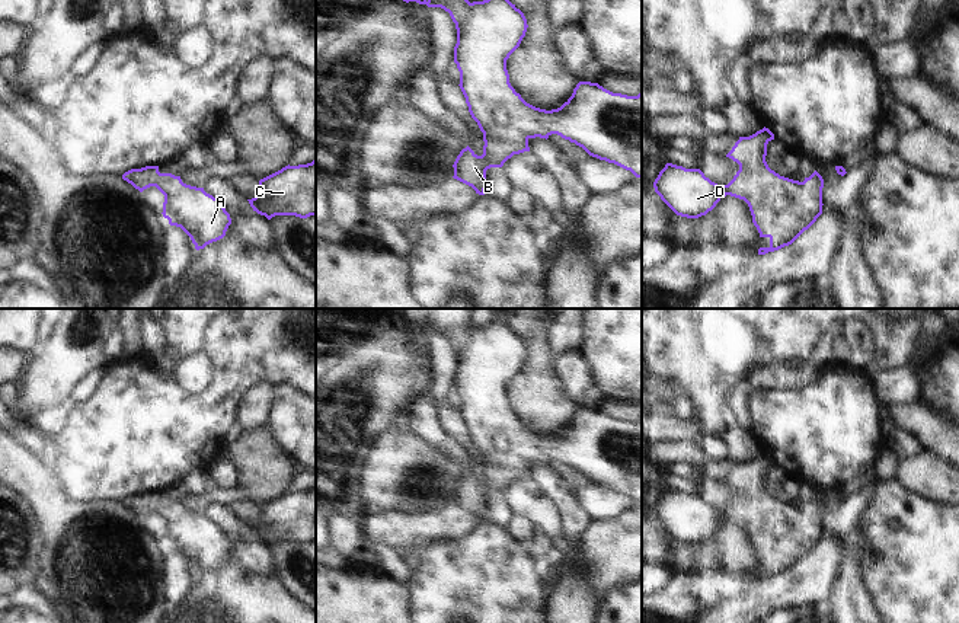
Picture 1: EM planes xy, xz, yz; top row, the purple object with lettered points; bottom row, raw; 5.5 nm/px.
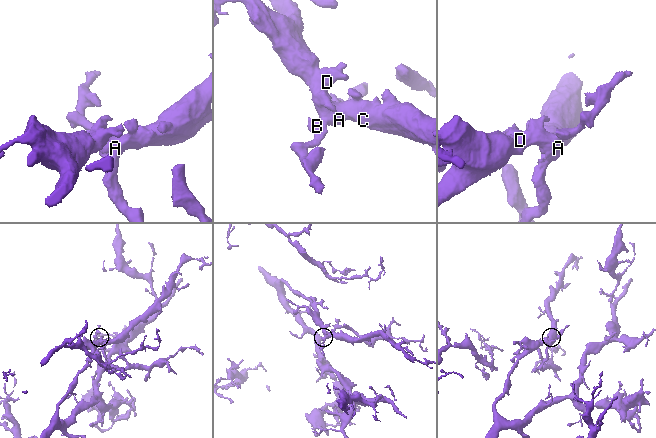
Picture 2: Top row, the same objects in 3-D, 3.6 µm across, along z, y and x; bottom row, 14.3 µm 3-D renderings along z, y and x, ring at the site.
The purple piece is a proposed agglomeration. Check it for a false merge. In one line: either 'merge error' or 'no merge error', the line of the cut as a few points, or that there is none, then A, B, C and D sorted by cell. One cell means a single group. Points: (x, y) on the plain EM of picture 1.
no merge error | no cut | A B C D

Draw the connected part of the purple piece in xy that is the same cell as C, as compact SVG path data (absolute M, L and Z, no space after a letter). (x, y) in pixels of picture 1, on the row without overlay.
M316 486L298 492L288 491L260 505L258 521L247 527L253 537L268 546L275 541L316 541Z

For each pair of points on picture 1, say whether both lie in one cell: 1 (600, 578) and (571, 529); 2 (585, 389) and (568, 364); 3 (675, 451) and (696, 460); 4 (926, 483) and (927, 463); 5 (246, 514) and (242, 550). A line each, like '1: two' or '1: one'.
1: two
2: one
3: one
4: one
5: two

